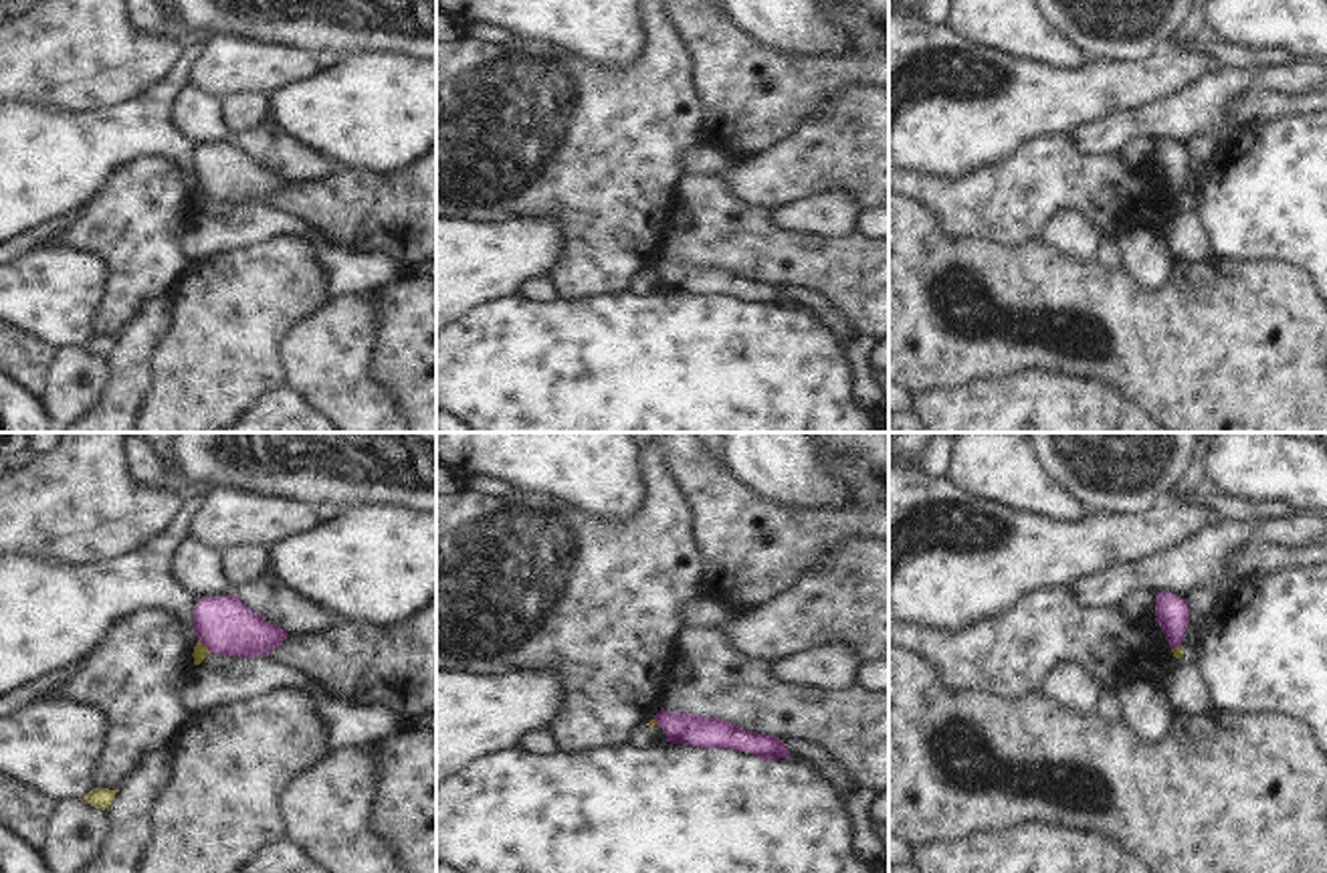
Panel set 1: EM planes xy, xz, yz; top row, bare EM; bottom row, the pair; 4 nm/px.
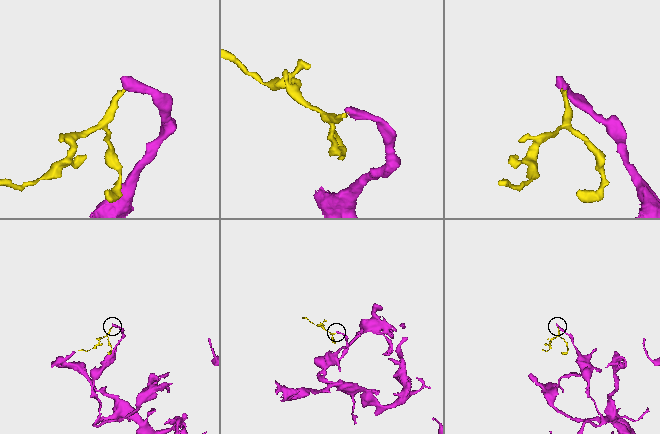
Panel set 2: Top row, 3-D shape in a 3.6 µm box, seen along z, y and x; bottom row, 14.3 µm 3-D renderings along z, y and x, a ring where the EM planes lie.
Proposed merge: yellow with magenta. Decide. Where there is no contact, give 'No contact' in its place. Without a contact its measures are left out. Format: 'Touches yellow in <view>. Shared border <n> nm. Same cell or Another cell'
Touches yellow in xy. Shared border 80 nm. Another cell.

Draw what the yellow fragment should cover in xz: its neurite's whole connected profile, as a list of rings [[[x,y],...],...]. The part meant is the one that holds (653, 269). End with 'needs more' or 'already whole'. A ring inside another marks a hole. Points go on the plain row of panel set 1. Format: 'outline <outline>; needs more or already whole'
outline [[[650,267],[648,271],[640,273],[630,287],[630,291],[636,295],[654,295],[665,289],[667,279],[656,271],[656,267]]]; needs more

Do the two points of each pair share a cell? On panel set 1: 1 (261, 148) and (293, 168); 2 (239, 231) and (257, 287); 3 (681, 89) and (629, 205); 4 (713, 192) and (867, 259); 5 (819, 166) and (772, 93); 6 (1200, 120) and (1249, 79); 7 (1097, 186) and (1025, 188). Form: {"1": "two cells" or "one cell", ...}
{"1": "one cell", "2": "two cells", "3": "one cell", "4": "one cell", "5": "two cells", "6": "one cell", "7": "one cell"}

